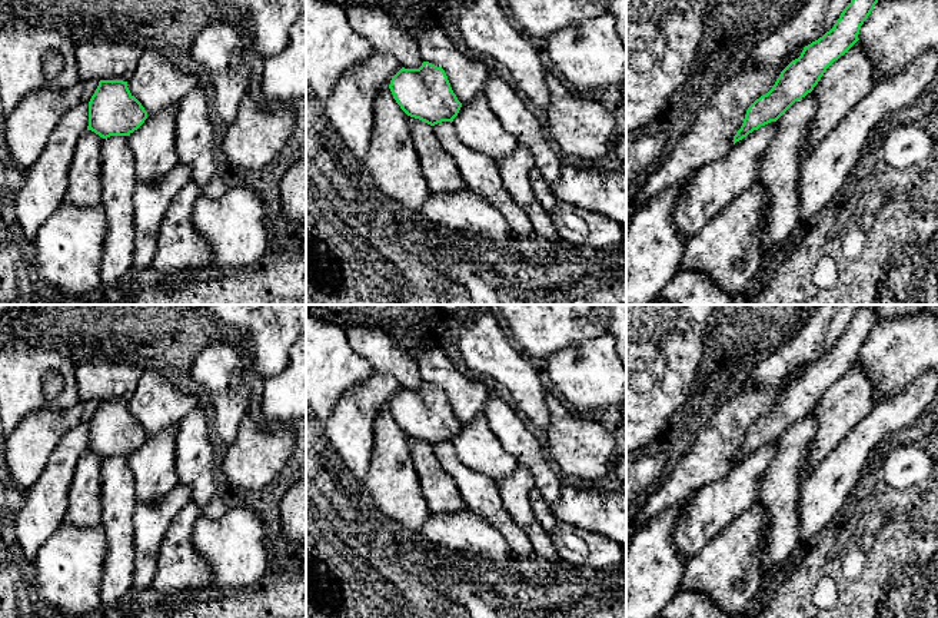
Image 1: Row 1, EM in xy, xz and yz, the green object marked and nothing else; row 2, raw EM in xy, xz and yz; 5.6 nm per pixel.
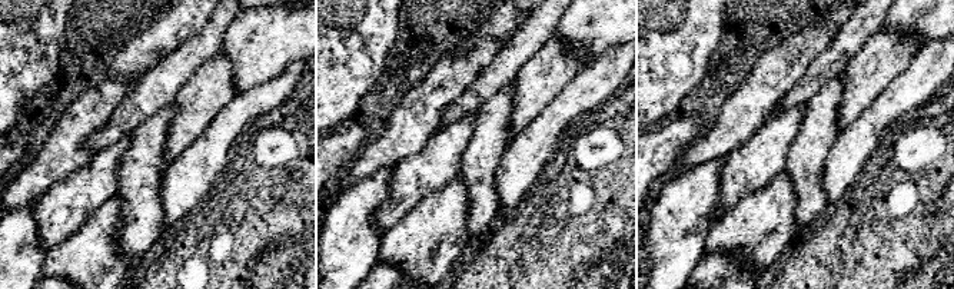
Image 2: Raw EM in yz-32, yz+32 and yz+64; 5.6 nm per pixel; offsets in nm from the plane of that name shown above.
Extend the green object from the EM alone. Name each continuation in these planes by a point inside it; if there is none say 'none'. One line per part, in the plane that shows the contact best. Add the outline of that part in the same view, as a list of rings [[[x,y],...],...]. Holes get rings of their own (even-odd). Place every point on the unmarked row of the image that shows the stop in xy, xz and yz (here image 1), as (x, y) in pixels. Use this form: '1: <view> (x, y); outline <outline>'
none

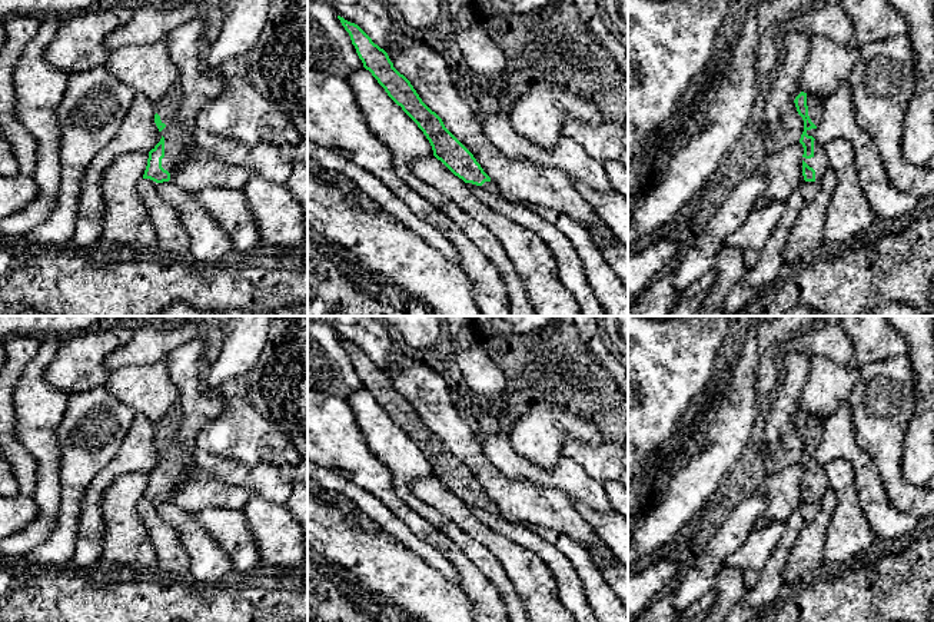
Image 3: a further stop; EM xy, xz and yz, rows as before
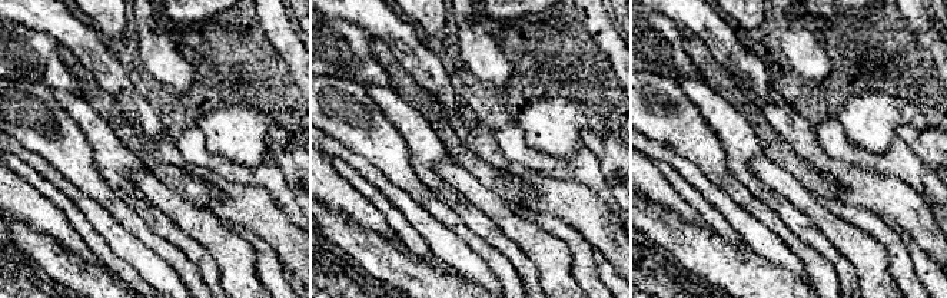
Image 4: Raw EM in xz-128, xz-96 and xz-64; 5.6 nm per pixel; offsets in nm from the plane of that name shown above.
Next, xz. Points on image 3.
1: xz (491, 506); outline [[[485,502],[482,506],[481,506],[483,510],[489,512],[489,513],[493,513],[499,518],[502,518],[502,513],[501,513],[501,509],[496,506],[495,502]]]

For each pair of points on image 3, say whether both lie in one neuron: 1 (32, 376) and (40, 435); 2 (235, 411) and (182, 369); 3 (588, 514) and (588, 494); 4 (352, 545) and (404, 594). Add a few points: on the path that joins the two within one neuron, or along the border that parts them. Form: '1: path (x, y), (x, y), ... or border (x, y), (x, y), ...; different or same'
1: path (32, 391), (35, 396), (35, 421); same
2: border (225, 405), (202, 429); different
3: border (571, 496), (591, 506); different
4: path (365, 555), (391, 581); same

